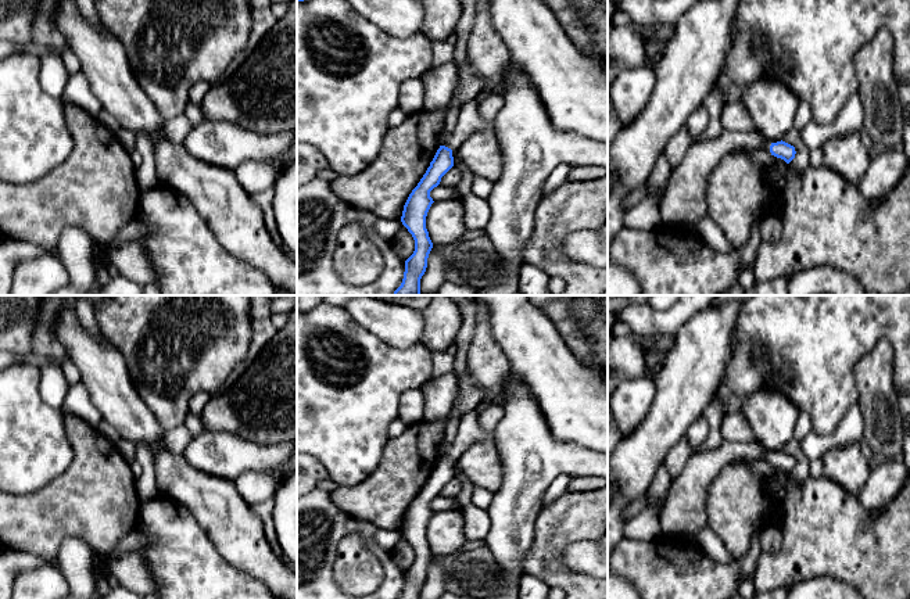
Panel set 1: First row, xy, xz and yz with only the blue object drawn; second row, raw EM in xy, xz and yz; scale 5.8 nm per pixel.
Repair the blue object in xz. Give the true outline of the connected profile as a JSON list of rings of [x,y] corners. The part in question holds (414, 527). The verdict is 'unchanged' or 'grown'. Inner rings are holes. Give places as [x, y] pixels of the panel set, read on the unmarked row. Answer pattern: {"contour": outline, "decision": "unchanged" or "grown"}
{"contour": [[[476,410],[462,415],[448,455],[440,456],[426,484],[409,505],[401,532],[415,550],[415,562],[405,571],[404,589],[398,599],[420,599],[420,589],[426,582],[427,568],[433,559],[426,539],[426,527],[434,513],[430,502],[440,495],[441,488],[454,477],[452,462],[473,444],[481,442],[483,438],[484,431]]], "decision": "grown"}

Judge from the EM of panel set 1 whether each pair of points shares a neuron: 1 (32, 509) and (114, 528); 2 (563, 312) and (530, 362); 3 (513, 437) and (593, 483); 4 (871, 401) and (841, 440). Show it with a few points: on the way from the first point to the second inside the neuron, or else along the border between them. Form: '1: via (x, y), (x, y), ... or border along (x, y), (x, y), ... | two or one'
1: via (53, 509), (93, 509) | one
2: border along (538, 309), (550, 319), (572, 352) | two
3: border along (593, 476), (572, 477) | two
4: border along (857, 404), (863, 419), (863, 440) | two

